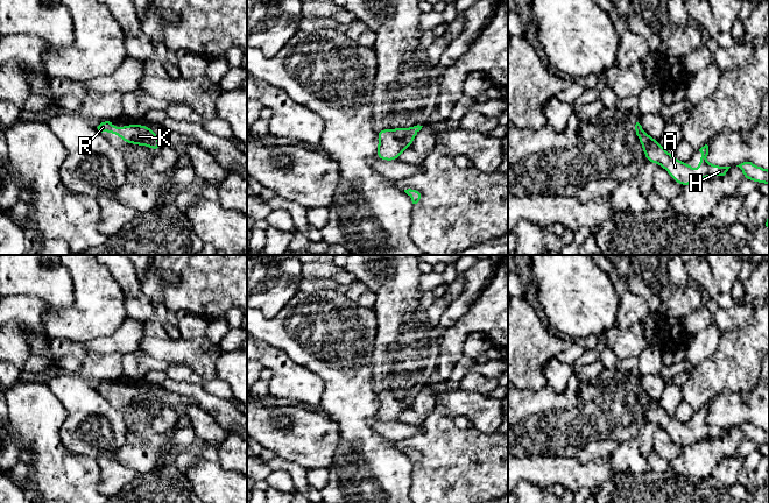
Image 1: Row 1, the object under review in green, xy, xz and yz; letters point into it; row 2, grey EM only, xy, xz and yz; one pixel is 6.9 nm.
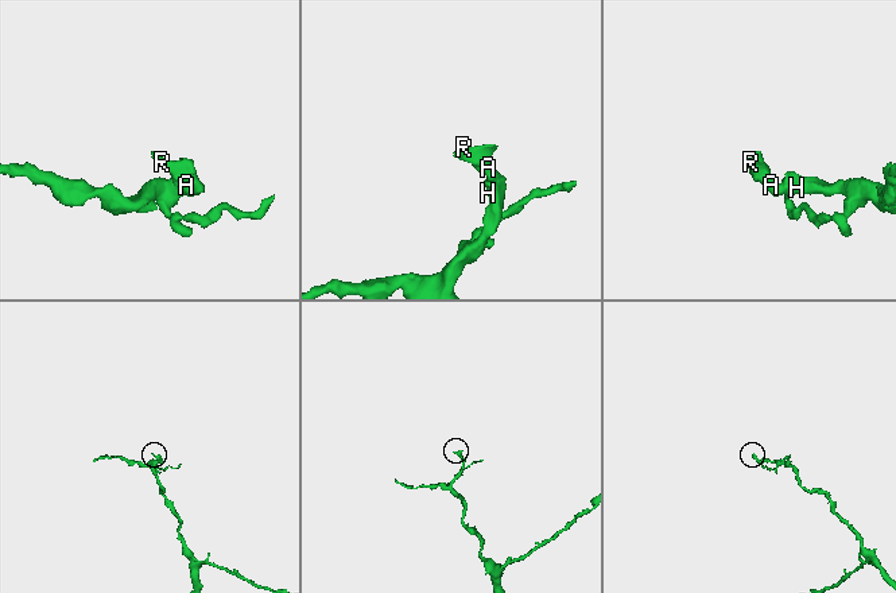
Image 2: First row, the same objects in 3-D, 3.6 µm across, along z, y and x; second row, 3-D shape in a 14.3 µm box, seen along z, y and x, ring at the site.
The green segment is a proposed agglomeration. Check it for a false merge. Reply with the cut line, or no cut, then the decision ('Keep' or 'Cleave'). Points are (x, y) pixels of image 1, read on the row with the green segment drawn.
No split. Keep

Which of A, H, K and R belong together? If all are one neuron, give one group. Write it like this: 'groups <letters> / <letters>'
groups A H K R

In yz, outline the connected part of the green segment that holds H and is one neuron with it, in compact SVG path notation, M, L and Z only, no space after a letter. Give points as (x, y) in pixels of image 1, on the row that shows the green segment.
M639 122L635 125L635 130L645 154L647 162L659 164L668 171L668 173L676 183L683 186L687 186L706 177L725 176L731 168L708 164L706 162L706 157L708 155L708 146L705 144L699 149L701 153L699 157L699 169L694 171L689 163L683 163L678 161L675 155L670 155L661 146L659 141L652 139L645 133Z

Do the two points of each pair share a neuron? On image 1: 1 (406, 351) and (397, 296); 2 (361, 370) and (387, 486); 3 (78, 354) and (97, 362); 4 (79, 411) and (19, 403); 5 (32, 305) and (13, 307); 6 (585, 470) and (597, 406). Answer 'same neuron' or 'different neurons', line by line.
1: same neuron
2: same neuron
3: same neuron
4: different neurons
5: same neuron
6: different neurons

